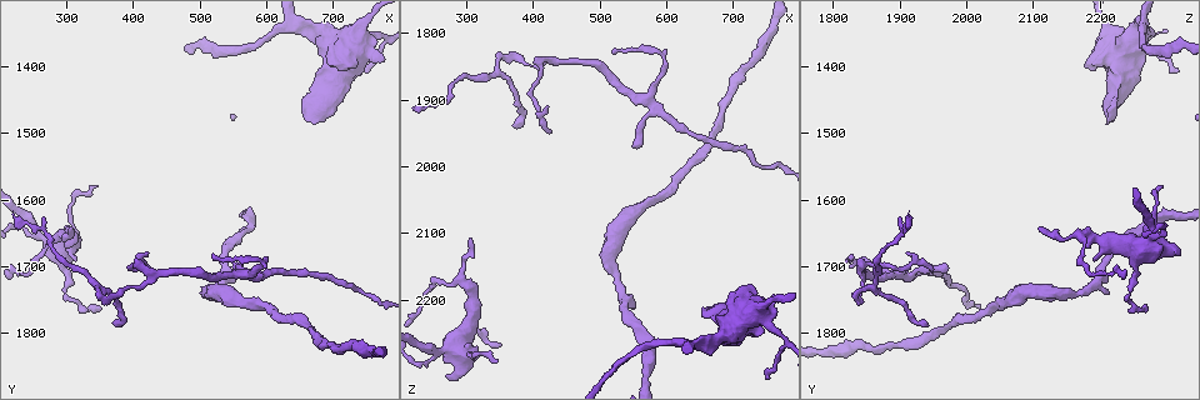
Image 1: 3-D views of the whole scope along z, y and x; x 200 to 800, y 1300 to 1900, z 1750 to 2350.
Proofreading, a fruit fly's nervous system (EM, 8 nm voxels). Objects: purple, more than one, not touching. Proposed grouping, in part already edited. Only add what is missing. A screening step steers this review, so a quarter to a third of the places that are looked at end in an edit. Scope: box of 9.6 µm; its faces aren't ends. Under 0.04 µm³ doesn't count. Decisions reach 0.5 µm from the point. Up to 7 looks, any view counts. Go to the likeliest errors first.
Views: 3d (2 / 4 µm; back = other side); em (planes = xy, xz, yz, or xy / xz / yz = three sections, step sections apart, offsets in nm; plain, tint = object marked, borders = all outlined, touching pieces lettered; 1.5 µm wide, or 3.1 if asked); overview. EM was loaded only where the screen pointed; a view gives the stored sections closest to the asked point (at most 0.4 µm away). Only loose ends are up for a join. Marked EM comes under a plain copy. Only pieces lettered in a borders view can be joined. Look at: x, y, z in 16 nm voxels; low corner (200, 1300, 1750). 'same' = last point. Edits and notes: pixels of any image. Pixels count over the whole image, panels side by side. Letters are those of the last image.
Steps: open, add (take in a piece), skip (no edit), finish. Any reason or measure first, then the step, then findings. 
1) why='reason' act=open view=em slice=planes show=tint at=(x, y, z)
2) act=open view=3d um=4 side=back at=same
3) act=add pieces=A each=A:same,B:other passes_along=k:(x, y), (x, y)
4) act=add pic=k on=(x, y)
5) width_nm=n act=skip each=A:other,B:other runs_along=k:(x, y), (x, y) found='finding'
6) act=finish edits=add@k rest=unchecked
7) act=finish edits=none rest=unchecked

why='an open end' act=open view=3d um=4 at=(550, 1735, 2215)

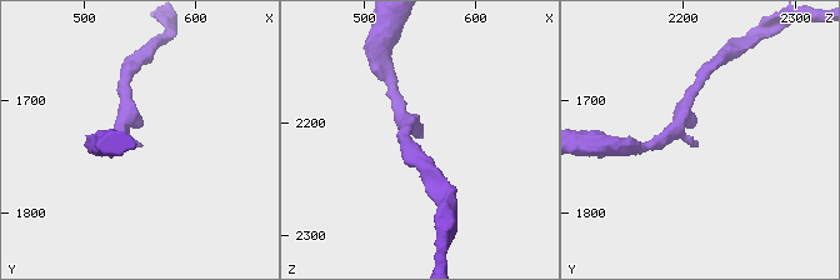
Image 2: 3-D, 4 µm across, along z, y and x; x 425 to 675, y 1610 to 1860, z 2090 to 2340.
why='shape alone is not enough' act=open view=em slice=xz step=8 show=borders at=(550, 1738, 2214)

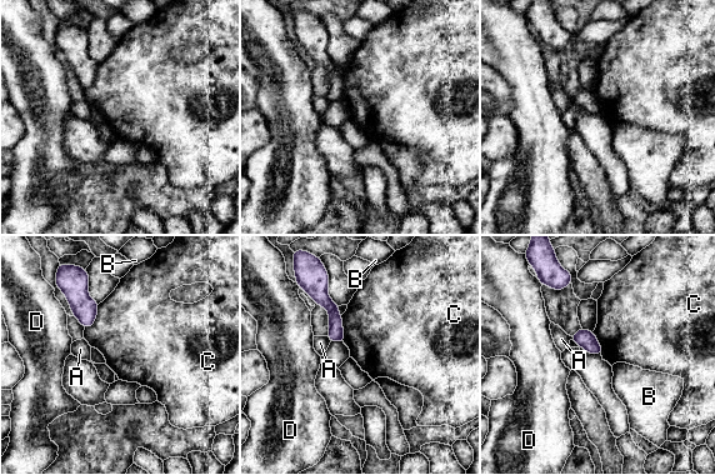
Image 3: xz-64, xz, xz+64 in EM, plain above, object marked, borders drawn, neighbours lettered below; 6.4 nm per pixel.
act=open view=em slice=planes show=borders at=same

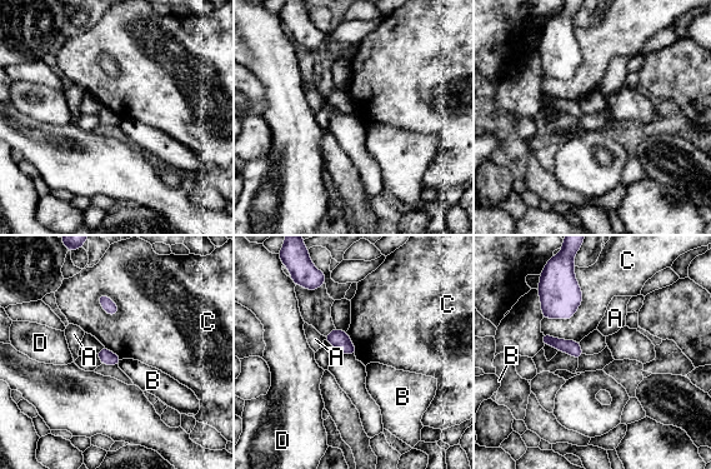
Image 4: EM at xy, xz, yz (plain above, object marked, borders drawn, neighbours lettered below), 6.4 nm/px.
act=skip each=A:other,B:other,C:other,D:other border=4:(575, 274), (576, 312), (542, 319) found='none of them fits'

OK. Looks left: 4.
why='free end' act=open view=em slice=xz step=4 show=tint at=(655, 1465, 2215)

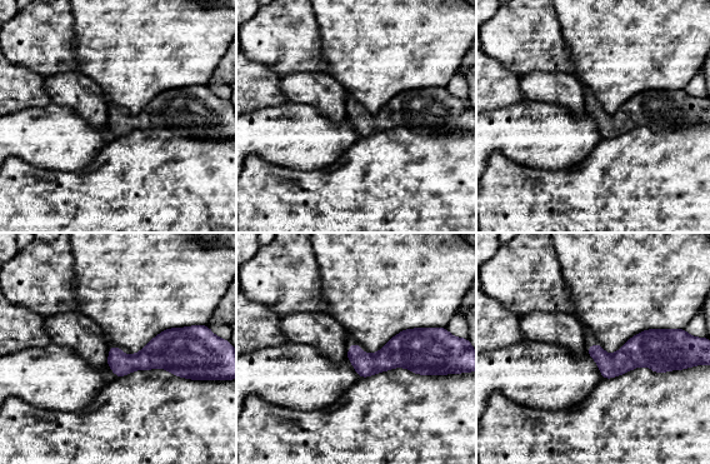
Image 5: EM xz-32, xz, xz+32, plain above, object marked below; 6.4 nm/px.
why='another direction' act=open view=em slice=planes show=borders at=same

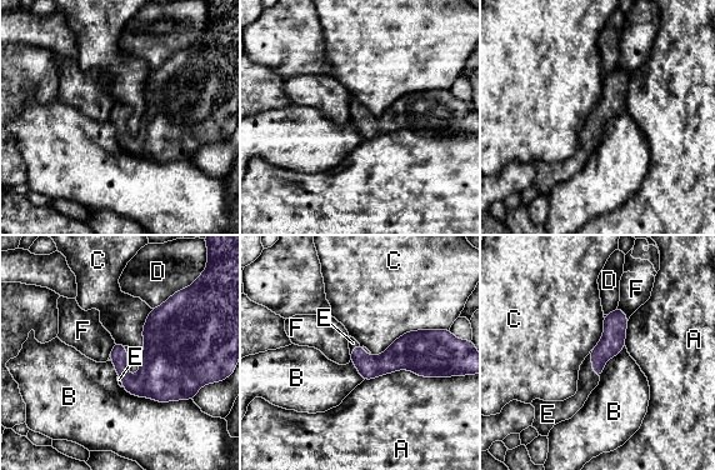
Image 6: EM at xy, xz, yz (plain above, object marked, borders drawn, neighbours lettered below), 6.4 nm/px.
act=add pieces=E each=A:other,B:other,C:other,D:other,E:same,F:other found='the cell continues'

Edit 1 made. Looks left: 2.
act=finish edits=add@6 rest=unchecked

